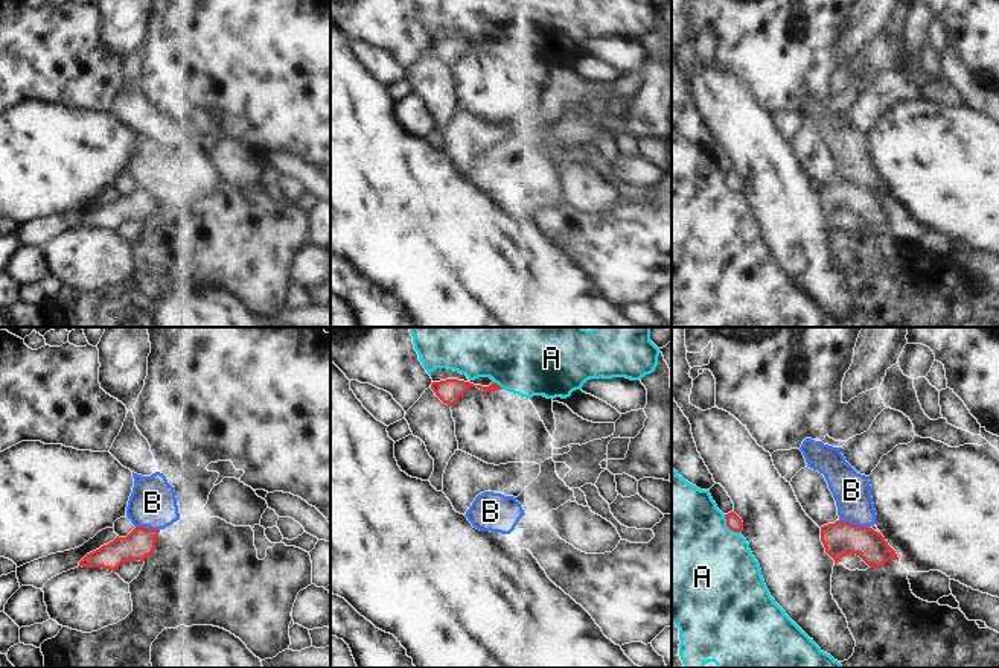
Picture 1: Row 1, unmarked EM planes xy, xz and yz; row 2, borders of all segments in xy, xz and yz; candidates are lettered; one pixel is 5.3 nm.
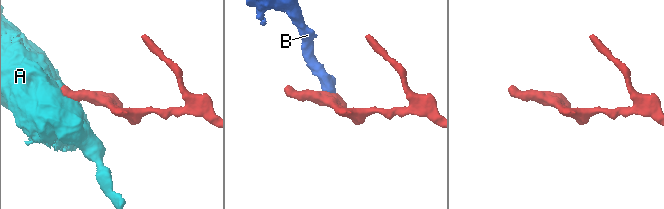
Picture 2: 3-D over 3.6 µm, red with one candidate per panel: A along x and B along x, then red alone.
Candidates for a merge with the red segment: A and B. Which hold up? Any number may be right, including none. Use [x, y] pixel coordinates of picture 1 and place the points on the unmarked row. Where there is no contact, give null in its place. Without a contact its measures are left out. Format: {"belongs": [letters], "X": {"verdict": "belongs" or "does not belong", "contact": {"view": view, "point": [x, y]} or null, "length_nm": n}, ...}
{"belongs": [], "A": {"verdict": "does not belong", "contact": {"view": "yz", "point": [728, 186]}, "length_nm": 130}, "B": {"verdict": "does not belong", "contact": {"view": "yz", "point": [853, 183]}, "length_nm": 170}}

